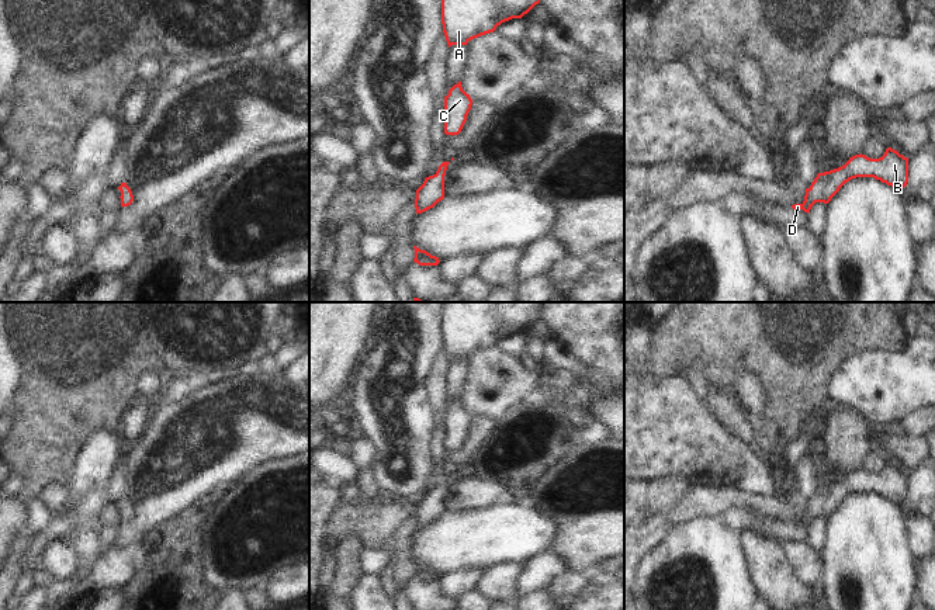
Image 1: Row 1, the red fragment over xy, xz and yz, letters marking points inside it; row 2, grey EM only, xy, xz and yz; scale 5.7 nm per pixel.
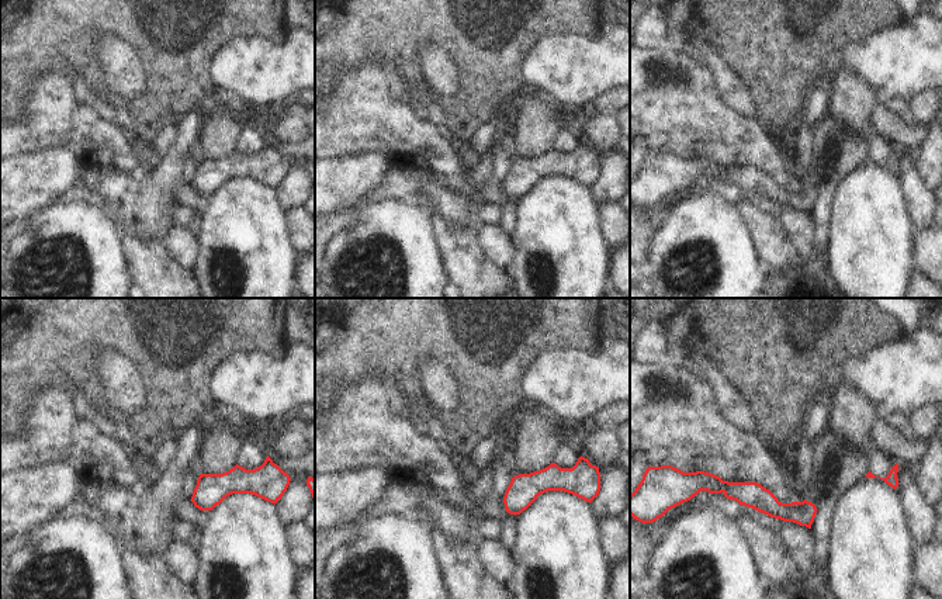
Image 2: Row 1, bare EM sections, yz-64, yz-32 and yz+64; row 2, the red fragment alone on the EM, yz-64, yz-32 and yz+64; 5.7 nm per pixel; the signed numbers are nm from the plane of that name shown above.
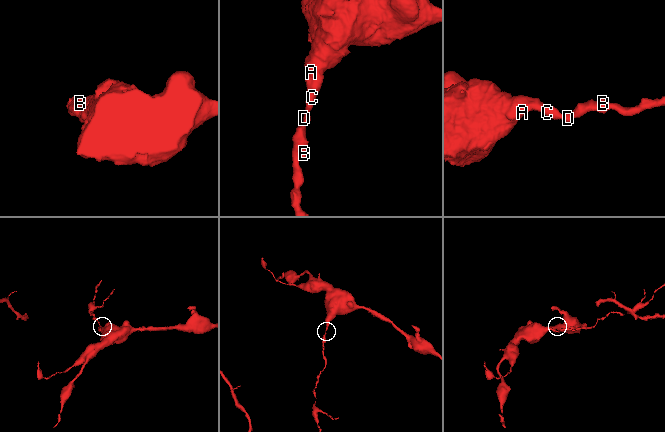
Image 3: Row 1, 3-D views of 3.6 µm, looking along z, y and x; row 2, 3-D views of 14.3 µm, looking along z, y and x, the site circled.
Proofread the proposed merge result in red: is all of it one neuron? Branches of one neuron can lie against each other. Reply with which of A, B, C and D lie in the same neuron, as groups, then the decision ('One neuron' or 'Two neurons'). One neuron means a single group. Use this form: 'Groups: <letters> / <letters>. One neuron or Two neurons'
Groups: A B C D. One neuron.

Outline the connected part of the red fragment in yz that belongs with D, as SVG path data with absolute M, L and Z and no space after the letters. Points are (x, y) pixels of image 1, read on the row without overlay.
M887 462L879 474L870 474L862 468L855 469L844 481L818 488L806 503L804 516L792 523L808 528L815 517L828 519L845 498L856 492L873 492L900 506L908 498L908 472L891 462Z

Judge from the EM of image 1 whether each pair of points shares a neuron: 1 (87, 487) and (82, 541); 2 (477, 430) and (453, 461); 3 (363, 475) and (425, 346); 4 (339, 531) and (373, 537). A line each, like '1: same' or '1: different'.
1: same
2: same
3: different
4: same

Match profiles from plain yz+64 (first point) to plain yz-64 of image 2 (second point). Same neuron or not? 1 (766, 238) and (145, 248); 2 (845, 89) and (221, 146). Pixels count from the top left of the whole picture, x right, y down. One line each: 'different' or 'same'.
1: same
2: same

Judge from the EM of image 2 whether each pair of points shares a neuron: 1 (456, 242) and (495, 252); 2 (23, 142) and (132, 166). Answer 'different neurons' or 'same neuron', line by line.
1: different neurons
2: same neuron

